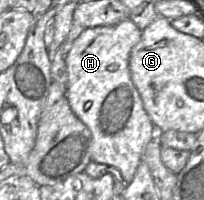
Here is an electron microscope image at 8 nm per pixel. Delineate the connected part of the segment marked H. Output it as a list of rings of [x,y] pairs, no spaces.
[[[130,19],[114,26],[88,27],[65,57],[66,97],[72,112],[91,132],[91,160],[117,169],[125,184],[133,180],[146,145],[158,132],[143,108],[129,70],[130,53],[141,32]]]

